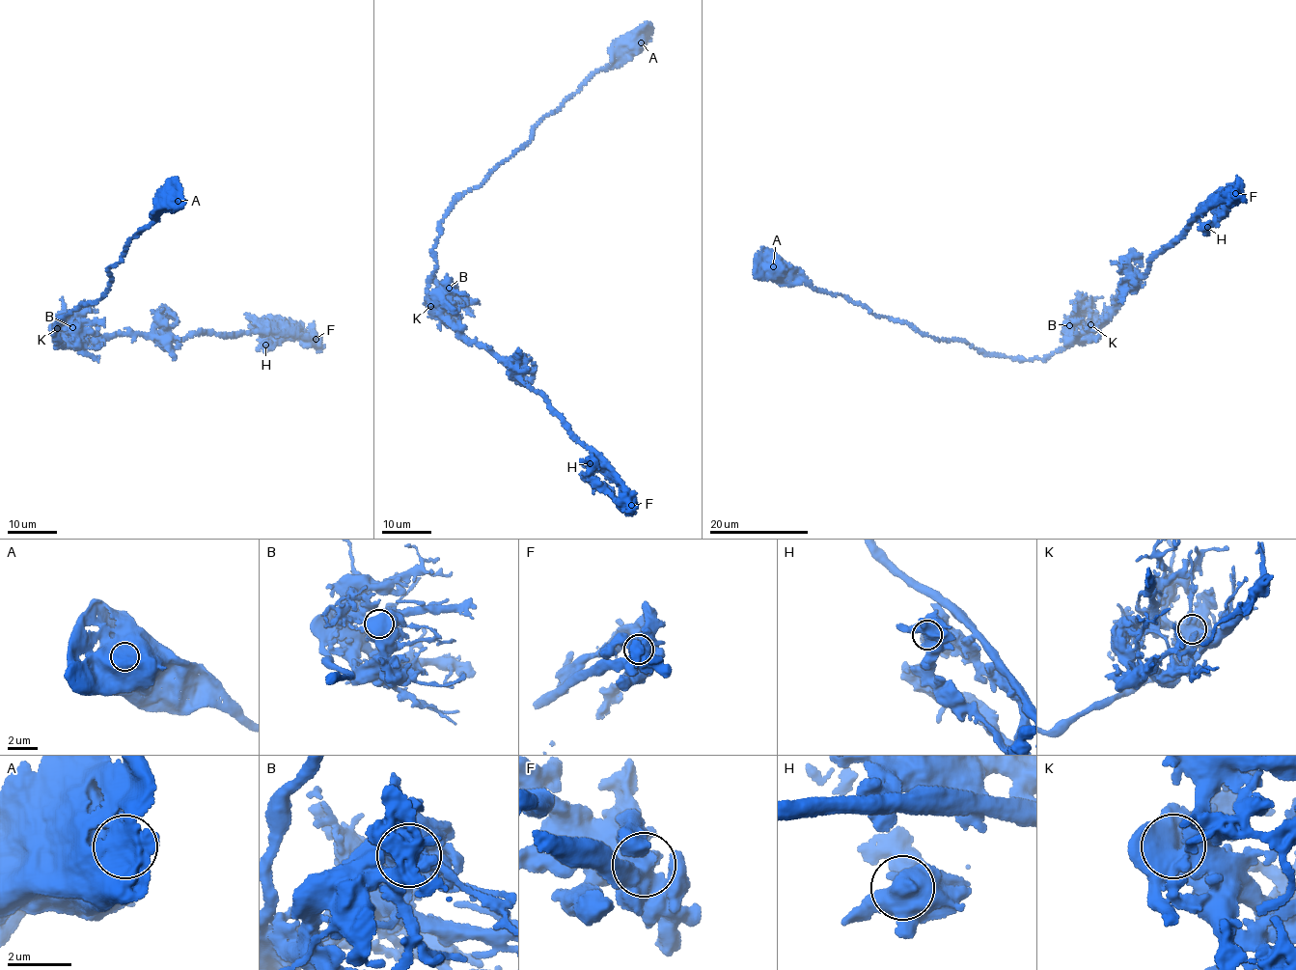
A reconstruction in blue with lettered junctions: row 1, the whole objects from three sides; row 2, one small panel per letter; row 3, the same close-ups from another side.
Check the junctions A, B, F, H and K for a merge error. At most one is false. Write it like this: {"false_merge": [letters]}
{"false_merge": []}

